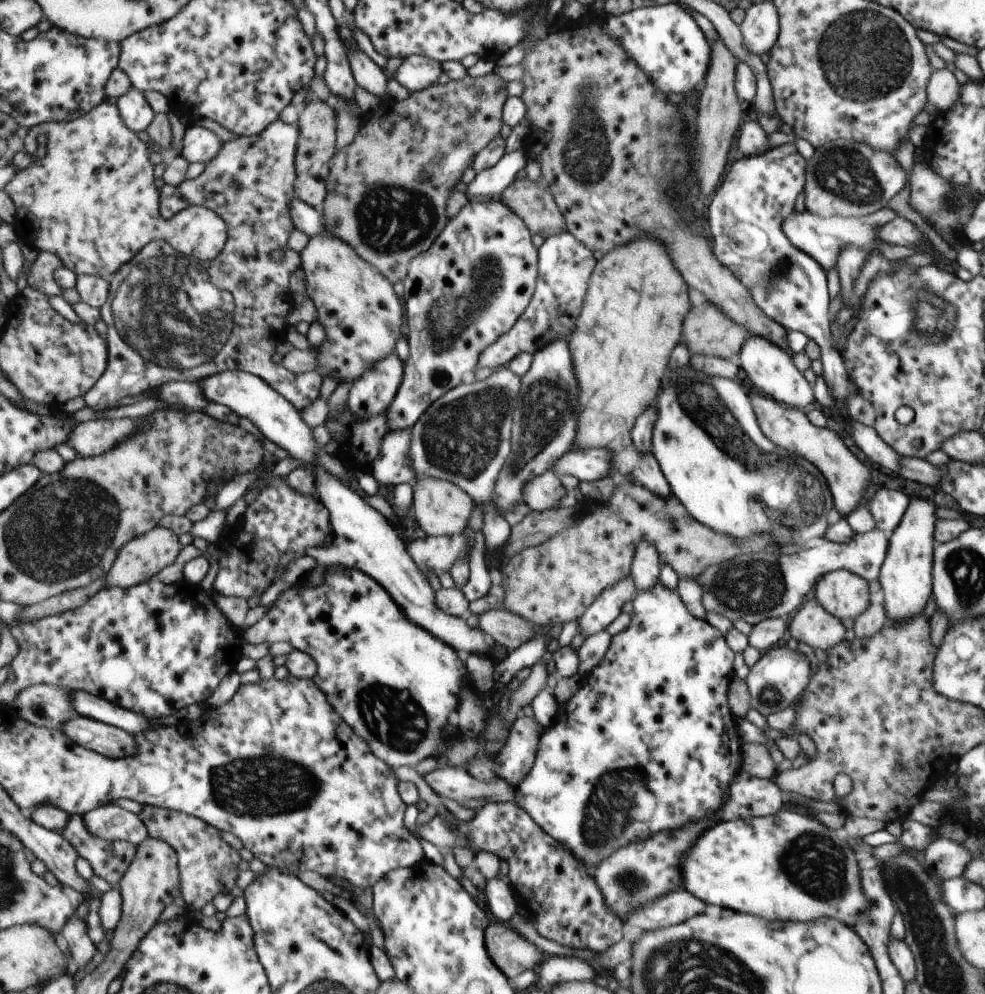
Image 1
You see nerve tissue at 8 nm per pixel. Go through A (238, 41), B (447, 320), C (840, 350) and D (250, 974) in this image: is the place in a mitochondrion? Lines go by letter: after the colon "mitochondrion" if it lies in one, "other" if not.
A: other
B: mitochondrion
C: other
D: other

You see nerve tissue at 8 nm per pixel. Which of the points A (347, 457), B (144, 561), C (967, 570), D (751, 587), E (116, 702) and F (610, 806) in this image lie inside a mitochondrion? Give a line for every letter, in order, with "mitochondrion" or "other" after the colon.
A: other
B: other
C: mitochondrion
D: mitochondrion
E: other
F: mitochondrion

